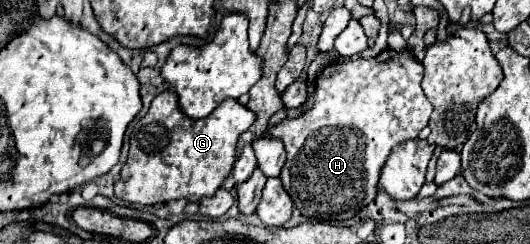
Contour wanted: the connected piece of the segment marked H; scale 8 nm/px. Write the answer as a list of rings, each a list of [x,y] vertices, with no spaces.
[[[382,51],[380,55],[376,55],[374,59],[354,59],[354,61],[344,61],[344,63],[330,63],[328,67],[322,69],[322,73],[316,77],[316,93],[314,93],[314,107],[304,113],[302,117],[298,119],[282,119],[280,123],[276,123],[274,127],[268,129],[268,137],[272,139],[280,139],[284,143],[284,149],[288,153],[288,159],[282,167],[282,173],[280,173],[280,181],[284,185],[284,189],[288,191],[288,195],[292,197],[294,205],[300,209],[300,213],[308,219],[316,219],[316,221],[346,221],[346,219],[352,219],[354,215],[360,213],[362,207],[366,207],[374,197],[376,197],[376,185],[378,185],[378,177],[380,177],[380,169],[382,165],[386,163],[390,151],[394,145],[406,141],[406,139],[414,139],[418,137],[420,129],[428,125],[430,121],[430,113],[432,113],[432,105],[430,101],[424,97],[424,91],[422,91],[422,75],[424,75],[424,67],[420,61],[416,61],[416,57],[410,53],[410,51]]]

